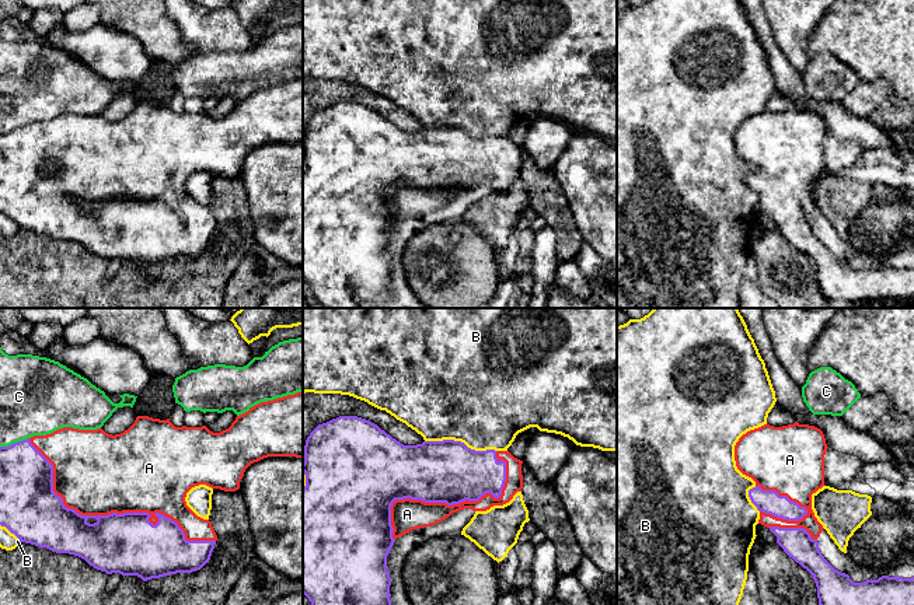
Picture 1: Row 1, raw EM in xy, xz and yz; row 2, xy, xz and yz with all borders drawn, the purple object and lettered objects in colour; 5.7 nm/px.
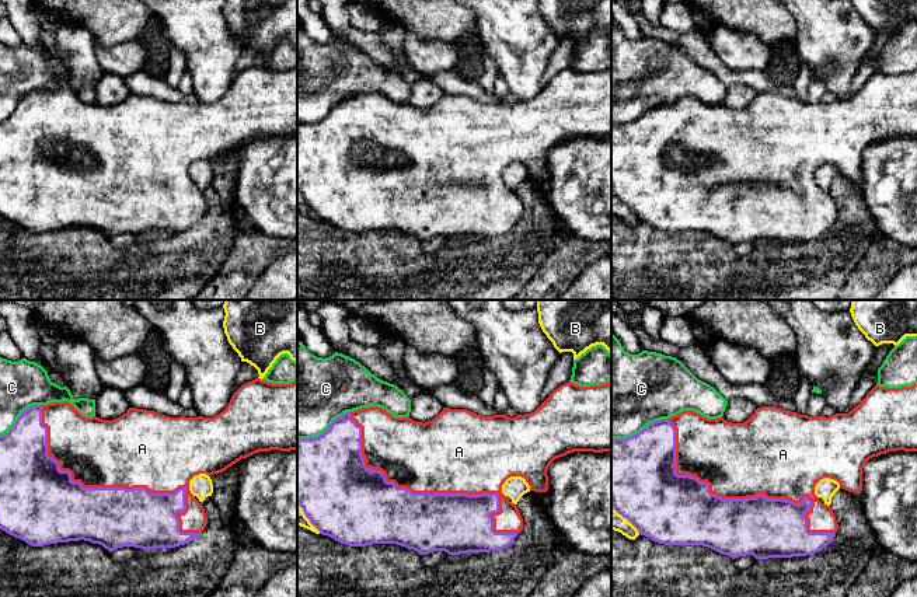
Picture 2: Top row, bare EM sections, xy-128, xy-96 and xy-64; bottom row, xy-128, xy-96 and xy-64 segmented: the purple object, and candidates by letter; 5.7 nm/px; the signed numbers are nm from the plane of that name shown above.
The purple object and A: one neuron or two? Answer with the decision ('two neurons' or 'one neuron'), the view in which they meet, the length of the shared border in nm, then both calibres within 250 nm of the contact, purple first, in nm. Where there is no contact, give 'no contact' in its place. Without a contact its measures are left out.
one neuron; contact in xy; length 1200 nm; calibres 360 and 480 nm

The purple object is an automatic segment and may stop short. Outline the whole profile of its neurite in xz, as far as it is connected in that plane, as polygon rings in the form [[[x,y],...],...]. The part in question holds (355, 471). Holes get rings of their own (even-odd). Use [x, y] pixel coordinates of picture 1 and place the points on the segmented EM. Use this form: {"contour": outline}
{"contour": [[[339,416],[318,424],[304,445],[303,594],[311,605],[391,605],[387,556],[395,539],[412,529],[436,525],[464,508],[486,511],[509,503],[523,489],[521,464],[509,451],[475,451],[454,440],[404,445],[357,416]]]}

